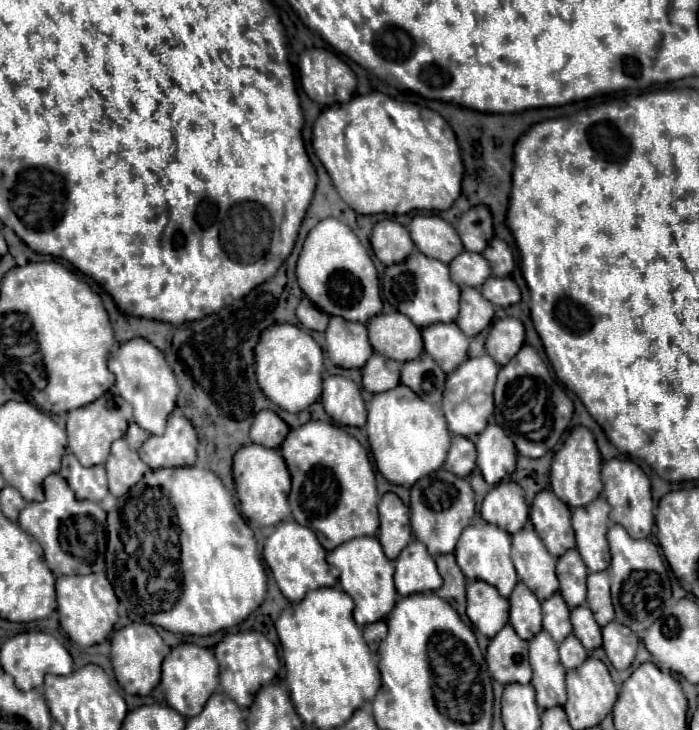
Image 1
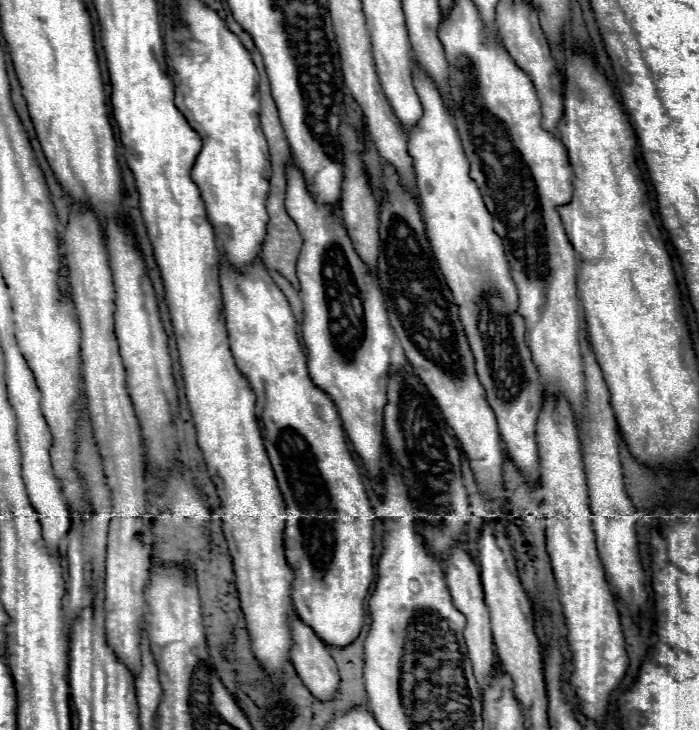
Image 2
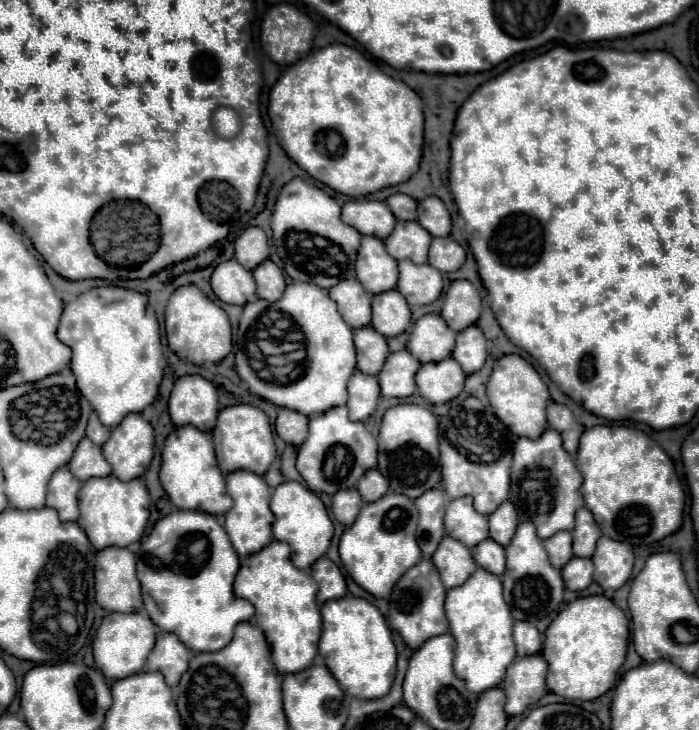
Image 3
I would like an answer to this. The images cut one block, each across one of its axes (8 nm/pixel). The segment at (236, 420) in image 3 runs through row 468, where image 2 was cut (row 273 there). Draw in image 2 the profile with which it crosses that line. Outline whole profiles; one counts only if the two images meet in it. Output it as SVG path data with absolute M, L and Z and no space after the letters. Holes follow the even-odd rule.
M222 262L220 286L230 350L256 394L256 416L266 430L262 432L264 446L288 506L284 546L296 576L294 612L324 638L324 644L348 646L364 626L362 602L374 580L372 524L376 514L346 446L336 406L310 380L286 296L260 262L246 272L236 272Z

